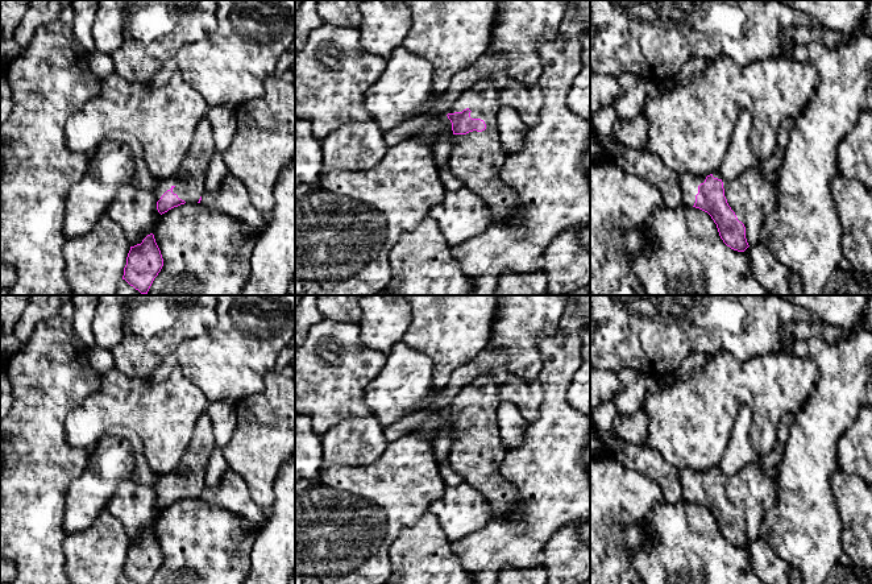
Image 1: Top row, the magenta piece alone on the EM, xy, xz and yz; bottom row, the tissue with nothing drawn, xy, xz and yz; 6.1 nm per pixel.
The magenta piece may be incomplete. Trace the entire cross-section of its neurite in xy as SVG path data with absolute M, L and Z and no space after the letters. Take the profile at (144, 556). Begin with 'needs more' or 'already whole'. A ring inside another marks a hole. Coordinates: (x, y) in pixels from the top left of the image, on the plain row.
already whole; M148 530L141 539L130 542L123 575L134 584L150 584L163 562L161 546L154 530Z

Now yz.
needs more; M757 456L732 476L724 475L719 467L707 472L689 467L678 468L682 497L707 508L717 519L723 538L734 546L744 547L760 538L764 517L777 504L777 479L767 475L757 461Z

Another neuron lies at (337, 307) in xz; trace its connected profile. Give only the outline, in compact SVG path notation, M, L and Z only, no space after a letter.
M316 295L316 303L324 318L336 322L358 323L362 295Z

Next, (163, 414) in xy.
M177 365L170 376L161 382L151 382L148 377L129 377L116 368L101 374L101 384L97 392L86 398L66 419L66 440L79 448L88 448L96 439L105 434L123 428L133 430L141 439L144 453L150 469L159 477L174 471L180 463L195 430L196 419L208 407L208 399L188 381L180 366Z

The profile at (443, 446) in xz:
M452 436L439 438L435 442L433 451L437 461L448 460L454 439Z

